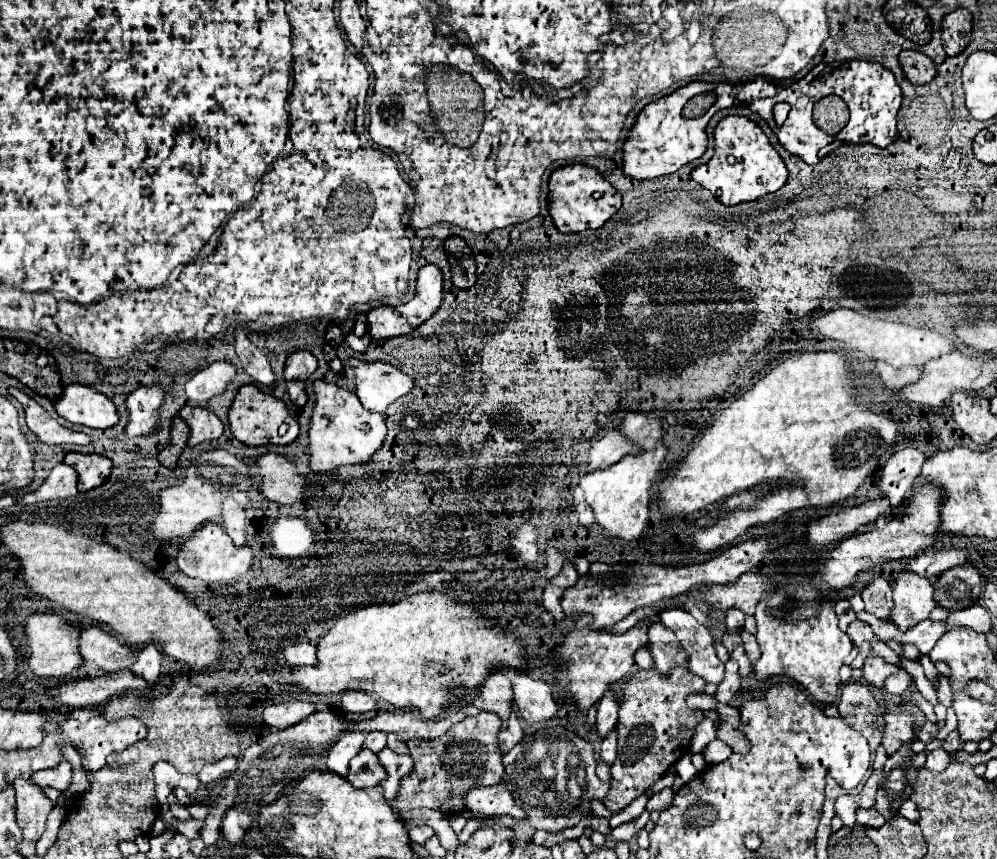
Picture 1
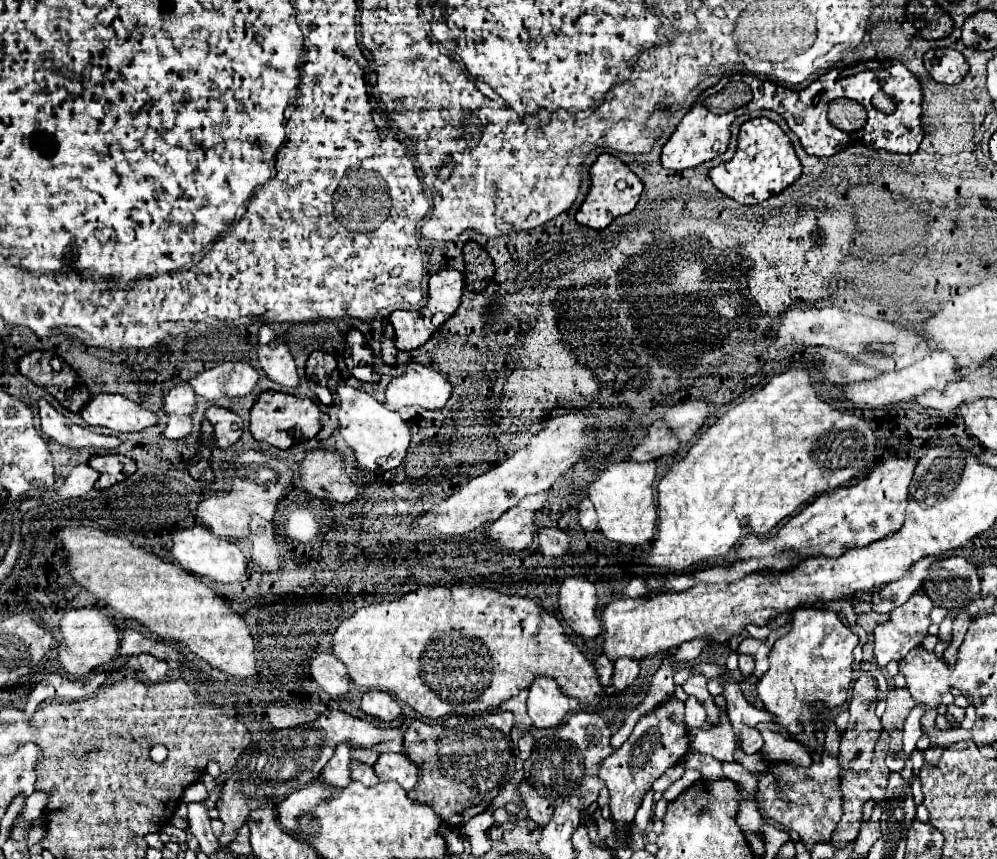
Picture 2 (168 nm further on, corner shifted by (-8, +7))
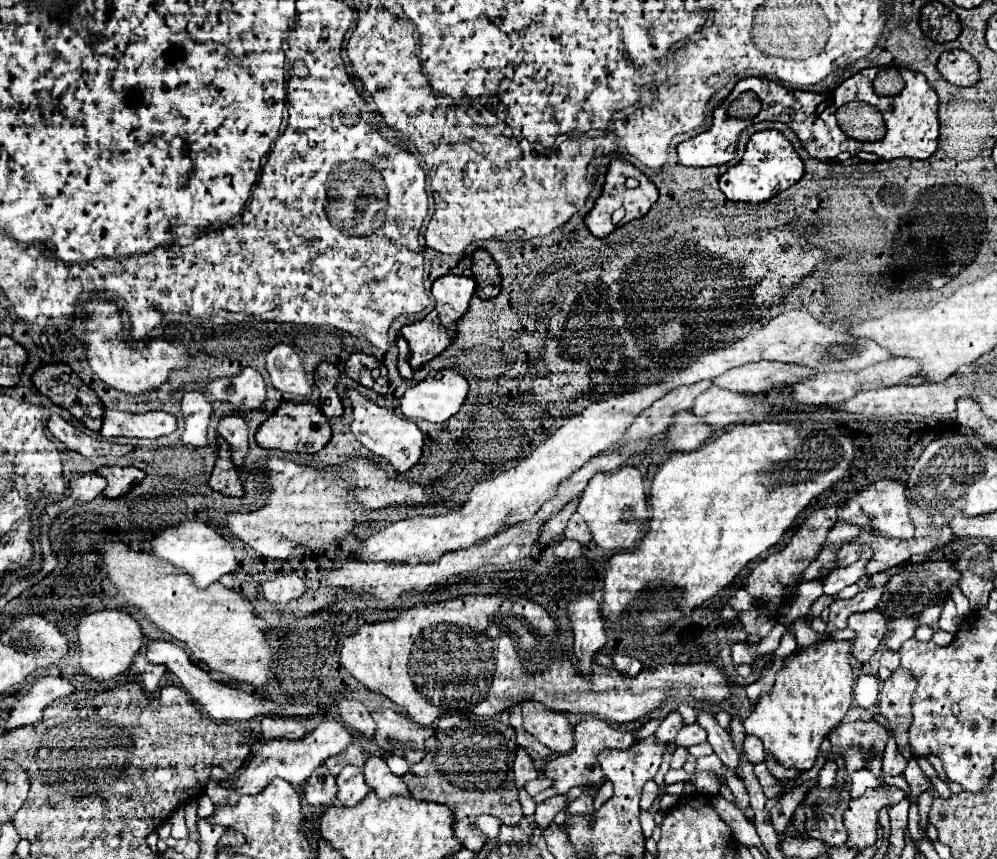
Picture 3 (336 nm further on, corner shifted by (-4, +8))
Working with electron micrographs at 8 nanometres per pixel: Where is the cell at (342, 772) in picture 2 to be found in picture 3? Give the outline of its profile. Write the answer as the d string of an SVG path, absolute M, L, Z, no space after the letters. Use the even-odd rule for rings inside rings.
M324 765L316 767L310 779L304 783L304 797L308 805L330 807L336 803L336 777L328 773Z

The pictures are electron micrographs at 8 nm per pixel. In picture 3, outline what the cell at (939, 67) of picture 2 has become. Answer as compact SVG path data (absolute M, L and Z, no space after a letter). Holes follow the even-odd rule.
M962 49L942 53L938 61L938 71L946 81L960 87L972 87L980 81L980 67L976 59Z

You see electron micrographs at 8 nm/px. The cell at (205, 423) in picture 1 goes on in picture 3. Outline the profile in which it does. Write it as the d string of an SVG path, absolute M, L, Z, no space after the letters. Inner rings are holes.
M236 415L224 417L224 419L220 419L218 431L228 441L230 449L232 449L232 461L234 461L234 465L238 469L242 469L244 459L248 455L248 427L246 427L244 419L236 417Z

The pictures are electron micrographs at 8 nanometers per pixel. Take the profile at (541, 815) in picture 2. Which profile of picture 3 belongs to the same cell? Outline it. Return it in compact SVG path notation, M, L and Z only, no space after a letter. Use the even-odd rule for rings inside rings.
M556 795L556 797L550 797L546 801L542 801L538 807L536 807L536 825L546 829L548 825L554 823L554 817L564 811L568 807L568 797L566 795Z

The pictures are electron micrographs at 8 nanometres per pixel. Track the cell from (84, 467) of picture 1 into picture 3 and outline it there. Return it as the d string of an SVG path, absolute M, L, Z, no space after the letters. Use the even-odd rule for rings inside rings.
M100 467L98 475L108 481L108 487L104 489L104 497L108 499L124 497L134 485L144 481L144 473L136 467Z

